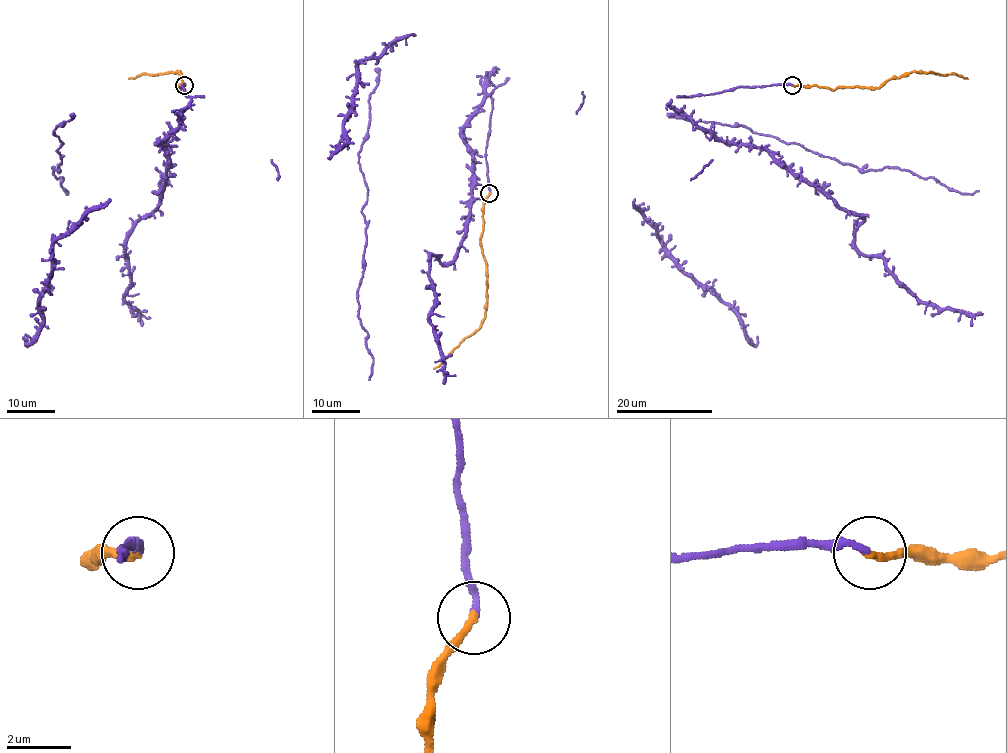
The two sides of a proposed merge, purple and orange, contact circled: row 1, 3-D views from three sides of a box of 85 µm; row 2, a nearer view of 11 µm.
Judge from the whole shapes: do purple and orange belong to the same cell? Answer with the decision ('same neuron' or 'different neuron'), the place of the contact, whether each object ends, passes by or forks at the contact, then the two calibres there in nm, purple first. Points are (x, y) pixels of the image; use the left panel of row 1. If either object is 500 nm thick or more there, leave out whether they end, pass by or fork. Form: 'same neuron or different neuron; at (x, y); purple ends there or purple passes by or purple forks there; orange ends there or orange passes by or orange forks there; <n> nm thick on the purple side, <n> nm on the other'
same neuron; at (184, 85); purple ends there; orange ends there; 240 nm thick on the purple side, 240 nm on the other

